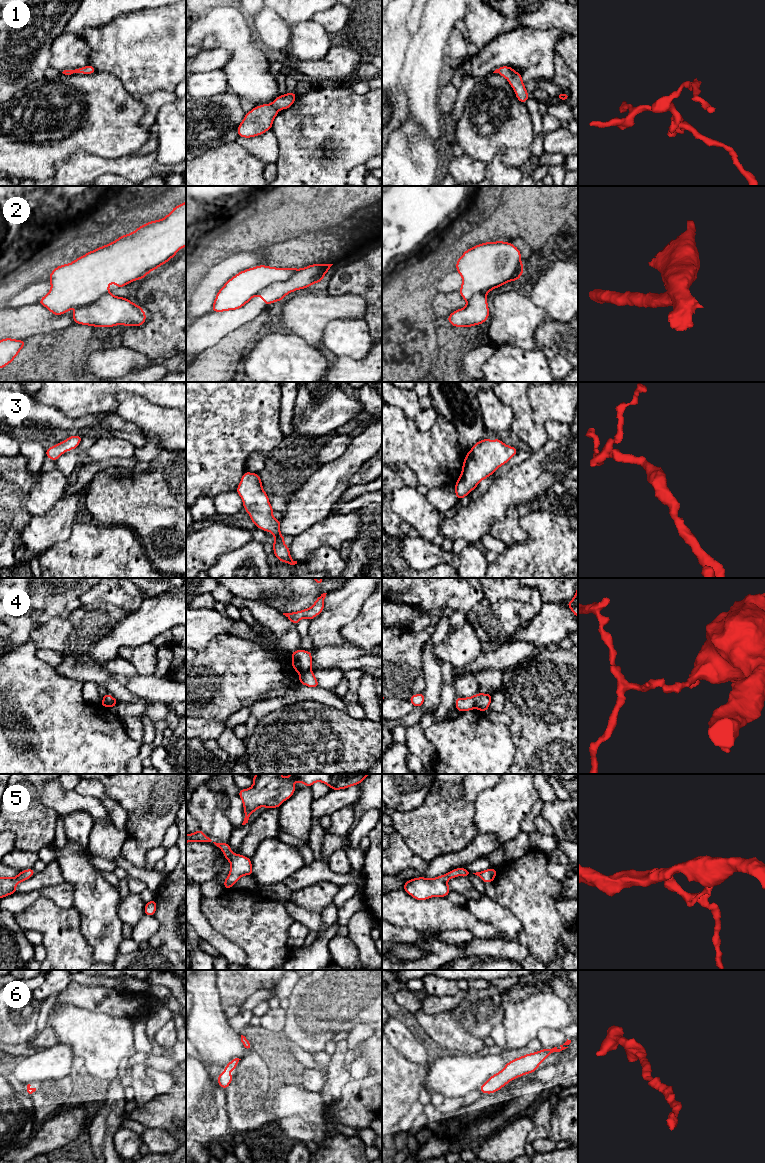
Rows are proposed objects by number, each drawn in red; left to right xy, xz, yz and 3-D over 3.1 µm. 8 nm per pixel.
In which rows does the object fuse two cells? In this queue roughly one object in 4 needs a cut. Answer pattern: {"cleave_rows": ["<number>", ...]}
{"cleave_rows": ["2", "4"]}

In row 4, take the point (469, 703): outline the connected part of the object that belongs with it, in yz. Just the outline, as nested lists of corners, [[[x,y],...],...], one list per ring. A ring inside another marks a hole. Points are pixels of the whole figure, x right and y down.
[[[480,693],[471,697],[461,698],[457,697],[455,701],[455,707],[460,712],[470,711],[476,708],[476,700]]]

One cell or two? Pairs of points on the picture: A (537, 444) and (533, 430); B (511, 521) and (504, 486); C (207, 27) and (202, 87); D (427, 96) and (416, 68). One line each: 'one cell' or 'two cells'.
A: one cell
B: two cells
C: two cells
D: one cell

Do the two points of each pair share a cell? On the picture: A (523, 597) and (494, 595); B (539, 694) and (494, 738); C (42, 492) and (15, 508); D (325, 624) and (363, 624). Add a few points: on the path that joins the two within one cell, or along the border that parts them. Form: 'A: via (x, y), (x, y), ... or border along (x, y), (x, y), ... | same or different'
A: via (516, 593), (501, 593) | same
B: border along (507, 726), (515, 748) | different
C: border along (37, 481), (26, 502), (26, 509), (31, 515) | different
D: border along (362, 606), (359, 614), (341, 628), (344, 640) | different

